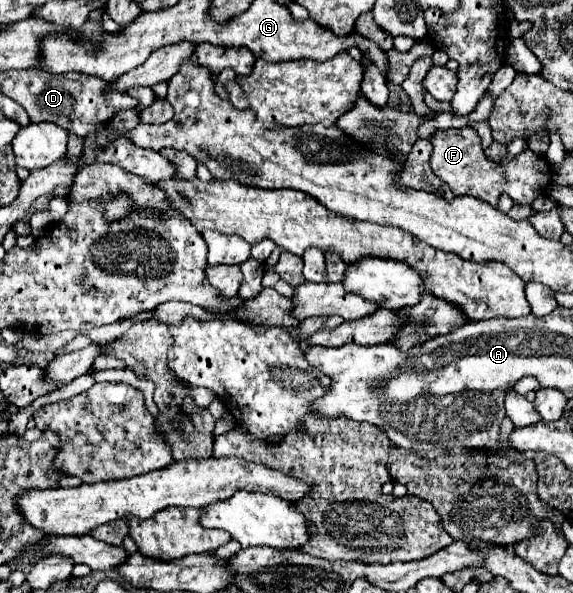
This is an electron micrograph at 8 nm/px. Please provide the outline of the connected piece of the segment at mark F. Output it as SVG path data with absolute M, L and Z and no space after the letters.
M461 127L461 129L437 129L431 137L427 137L433 145L431 153L431 169L433 173L445 181L455 195L473 195L479 199L485 199L497 206L498 198L507 193L515 203L519 205L531 205L543 191L545 171L549 175L549 163L531 149L525 149L523 153L515 155L513 159L505 163L495 163L485 157L485 151L481 149L479 135L473 127Z

